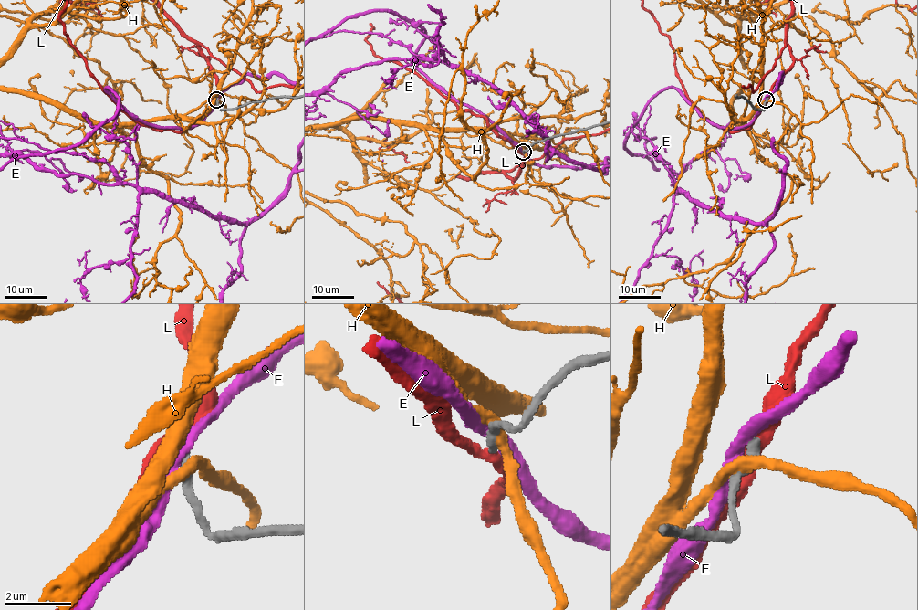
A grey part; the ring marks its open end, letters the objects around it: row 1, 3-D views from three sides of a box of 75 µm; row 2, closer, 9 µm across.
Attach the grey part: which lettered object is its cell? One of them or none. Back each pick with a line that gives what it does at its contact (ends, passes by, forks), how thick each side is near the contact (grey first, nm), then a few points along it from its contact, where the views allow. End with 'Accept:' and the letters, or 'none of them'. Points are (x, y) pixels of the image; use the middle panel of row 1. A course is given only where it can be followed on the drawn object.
Accept: none of them

